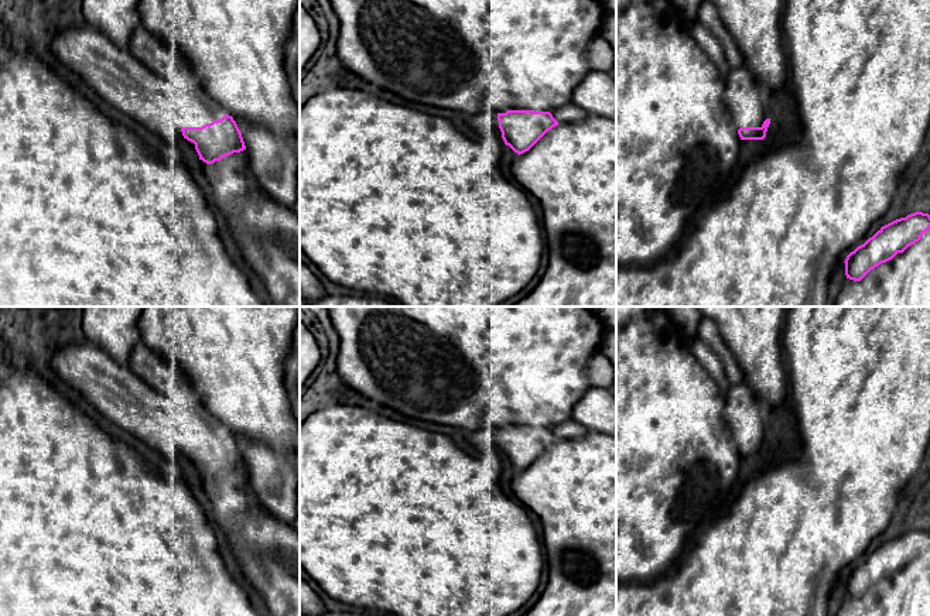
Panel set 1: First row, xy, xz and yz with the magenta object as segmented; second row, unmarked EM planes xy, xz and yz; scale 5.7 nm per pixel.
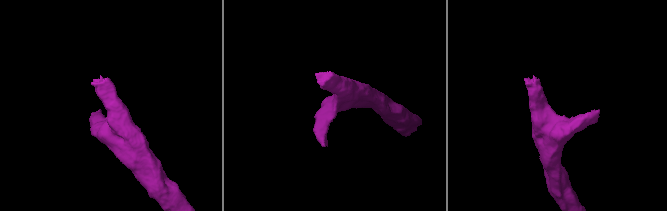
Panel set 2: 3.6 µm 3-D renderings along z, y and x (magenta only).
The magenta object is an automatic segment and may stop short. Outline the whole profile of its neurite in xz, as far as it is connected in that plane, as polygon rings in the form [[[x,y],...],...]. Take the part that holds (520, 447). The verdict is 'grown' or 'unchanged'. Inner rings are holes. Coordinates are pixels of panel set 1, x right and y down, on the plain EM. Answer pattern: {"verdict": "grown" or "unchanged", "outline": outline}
{"verdict": "grown", "outline": [[[502,427],[468,431],[466,441],[479,452],[498,449],[519,472],[529,468],[548,446],[558,442],[550,428]]]}

